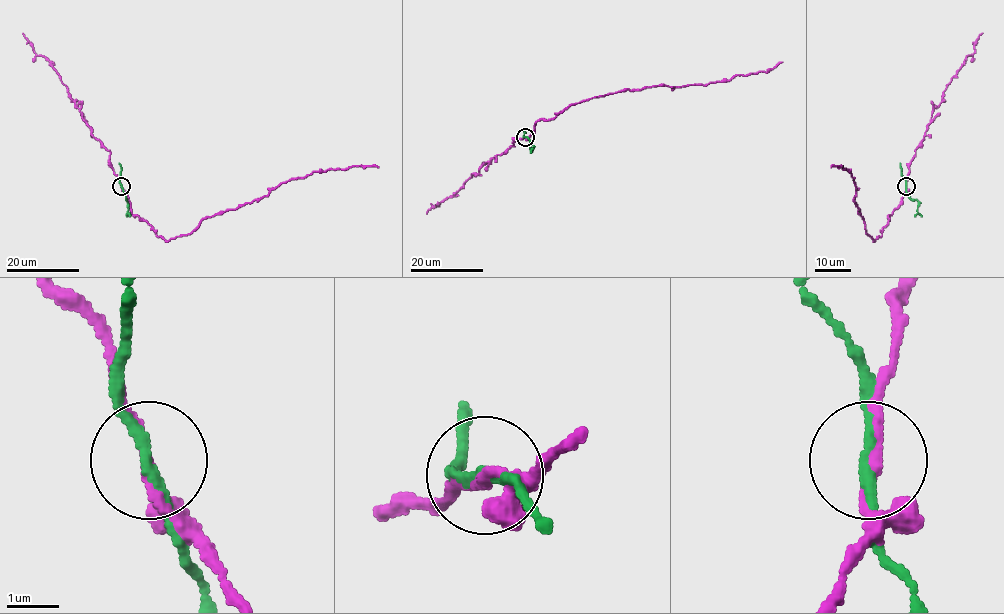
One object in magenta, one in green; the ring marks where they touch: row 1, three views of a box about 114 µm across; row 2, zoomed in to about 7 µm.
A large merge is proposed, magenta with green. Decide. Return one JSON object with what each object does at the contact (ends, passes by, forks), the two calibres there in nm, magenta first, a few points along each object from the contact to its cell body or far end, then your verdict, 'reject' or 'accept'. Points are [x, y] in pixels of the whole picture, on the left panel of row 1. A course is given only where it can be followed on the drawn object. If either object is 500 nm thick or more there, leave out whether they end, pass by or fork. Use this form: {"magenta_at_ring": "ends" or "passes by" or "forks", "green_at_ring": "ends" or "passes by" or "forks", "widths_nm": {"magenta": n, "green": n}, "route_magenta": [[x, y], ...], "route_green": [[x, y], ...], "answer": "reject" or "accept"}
{"magenta_at_ring": "passes by", "green_at_ring": "passes by", "widths_nm": {"magenta": 190, "green": 200}, "route_magenta": [[122, 186], [131, 213], [167, 241], [191, 233], [204, 218], [259, 200], [291, 179], [357, 165], [378, 167]], "route_green": [[122, 186], [127, 202], [126, 216]], "answer": "reject"}

